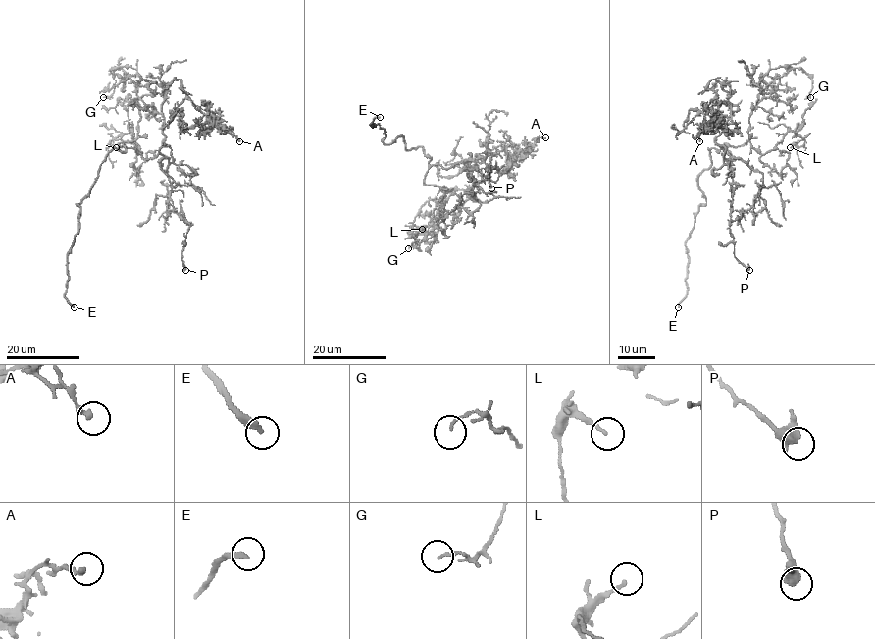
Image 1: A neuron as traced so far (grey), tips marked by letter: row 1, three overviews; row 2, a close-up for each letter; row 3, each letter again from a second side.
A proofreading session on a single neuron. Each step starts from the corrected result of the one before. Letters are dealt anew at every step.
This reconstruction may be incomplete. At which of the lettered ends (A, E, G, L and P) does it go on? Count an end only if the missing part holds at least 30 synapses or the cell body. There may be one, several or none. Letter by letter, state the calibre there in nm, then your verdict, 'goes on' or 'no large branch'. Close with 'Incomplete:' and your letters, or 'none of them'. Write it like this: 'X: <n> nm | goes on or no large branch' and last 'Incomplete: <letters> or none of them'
A: 240 nm | no large branch
E: 260 nm | goes on
G: 90 nm | no large branch
L: 130 nm | no large branch
P: 360 nm | no large branch
Incomplete: E

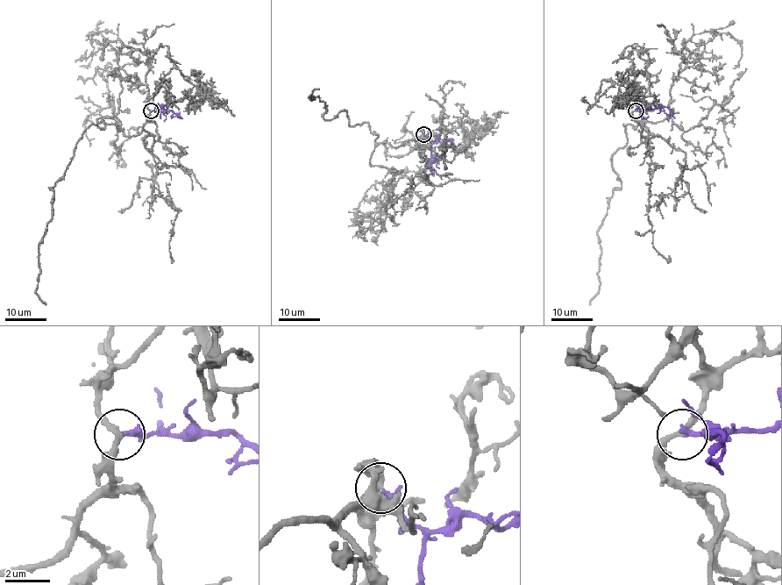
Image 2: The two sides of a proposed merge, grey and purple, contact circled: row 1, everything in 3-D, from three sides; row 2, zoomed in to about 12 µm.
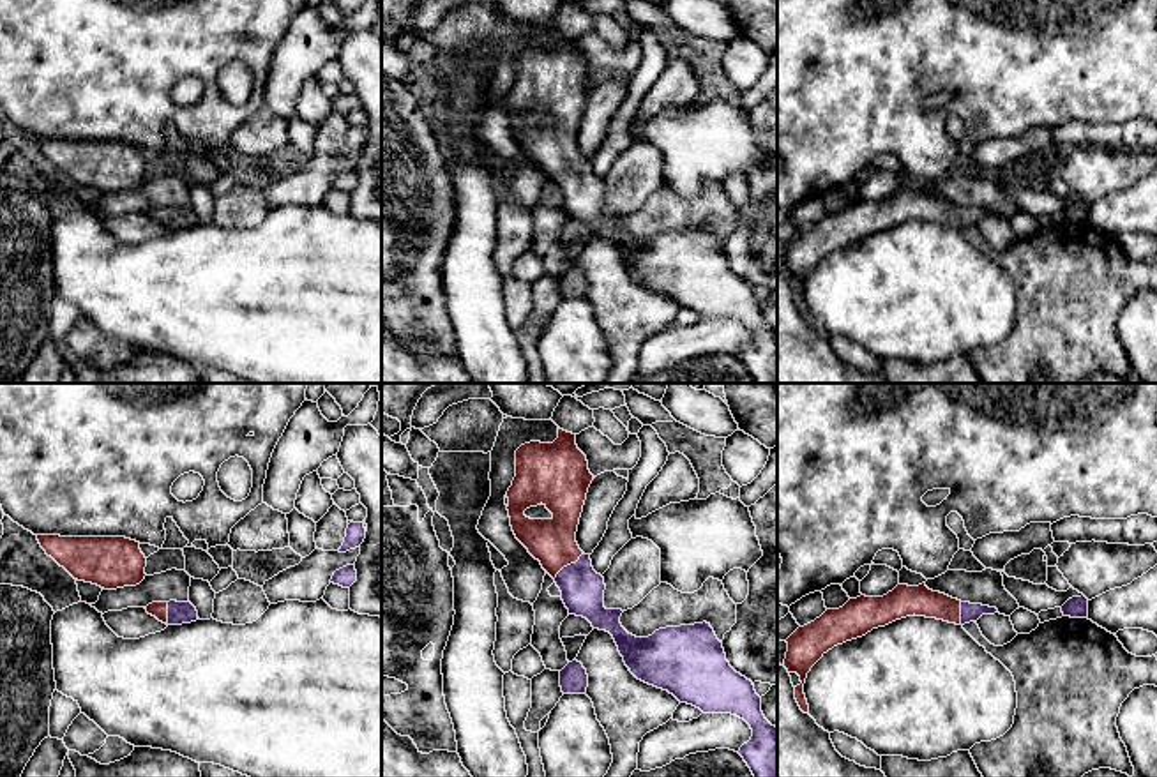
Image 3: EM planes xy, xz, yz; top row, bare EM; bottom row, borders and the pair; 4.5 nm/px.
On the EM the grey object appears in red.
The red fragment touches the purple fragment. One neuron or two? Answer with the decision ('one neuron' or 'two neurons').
one neuron

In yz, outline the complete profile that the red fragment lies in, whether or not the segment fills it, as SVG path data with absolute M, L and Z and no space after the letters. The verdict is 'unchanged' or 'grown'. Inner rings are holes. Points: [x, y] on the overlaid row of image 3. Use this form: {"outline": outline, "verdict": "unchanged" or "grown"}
{"outline": "M926 583L919 586L897 585L883 597L850 599L839 609L827 609L814 622L798 627L788 639L784 668L800 676L795 699L804 713L809 705L804 683L811 668L834 646L857 639L873 629L885 627L906 616L936 618L956 625L977 622L982 615L994 615L996 607L970 604L933 592Z", "verdict": "grown"}

